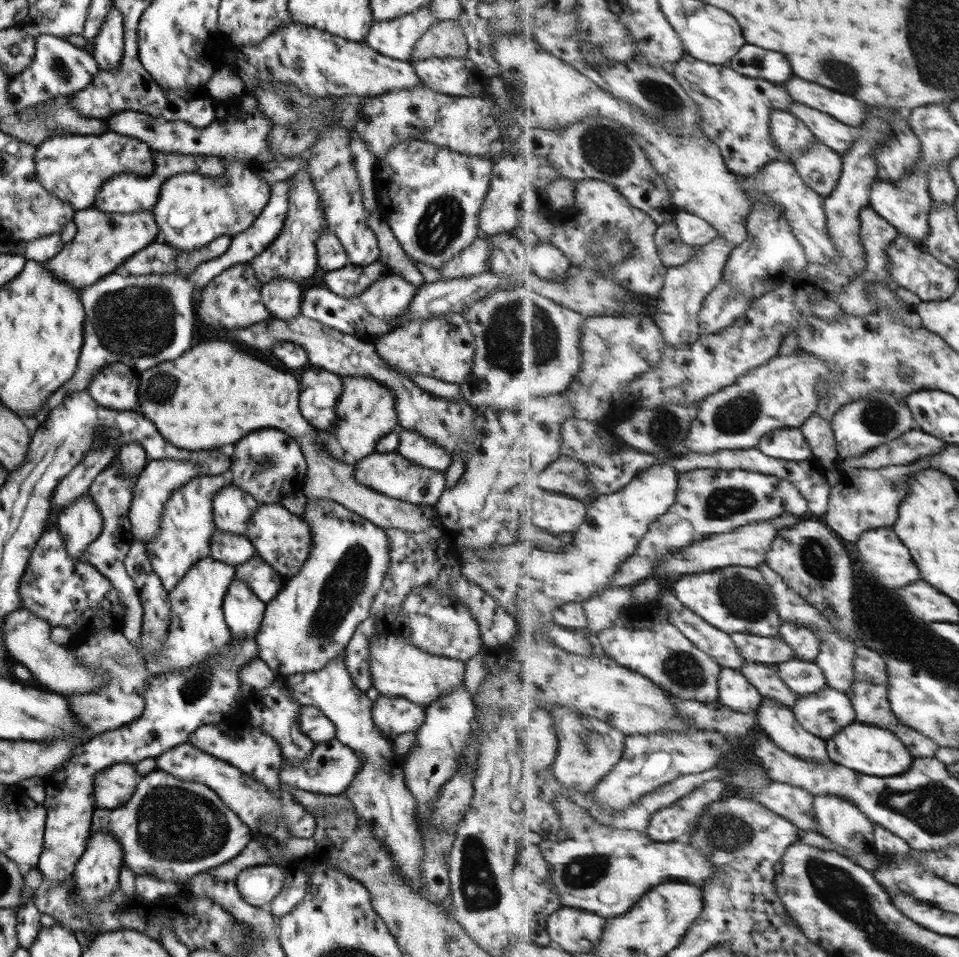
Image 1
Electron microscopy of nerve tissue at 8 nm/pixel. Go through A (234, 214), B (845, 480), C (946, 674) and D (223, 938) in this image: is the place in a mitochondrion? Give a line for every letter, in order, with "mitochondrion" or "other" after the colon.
A: mitochondrion
B: other
C: other
D: mitochondrion

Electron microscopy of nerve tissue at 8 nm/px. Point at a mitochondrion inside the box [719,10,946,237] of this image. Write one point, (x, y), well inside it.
(839, 71)

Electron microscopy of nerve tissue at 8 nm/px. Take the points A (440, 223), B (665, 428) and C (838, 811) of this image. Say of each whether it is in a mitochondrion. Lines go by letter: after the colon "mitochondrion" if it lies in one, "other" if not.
A: mitochondrion
B: mitochondrion
C: other

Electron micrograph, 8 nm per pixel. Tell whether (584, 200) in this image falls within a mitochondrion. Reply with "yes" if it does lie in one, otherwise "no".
no

